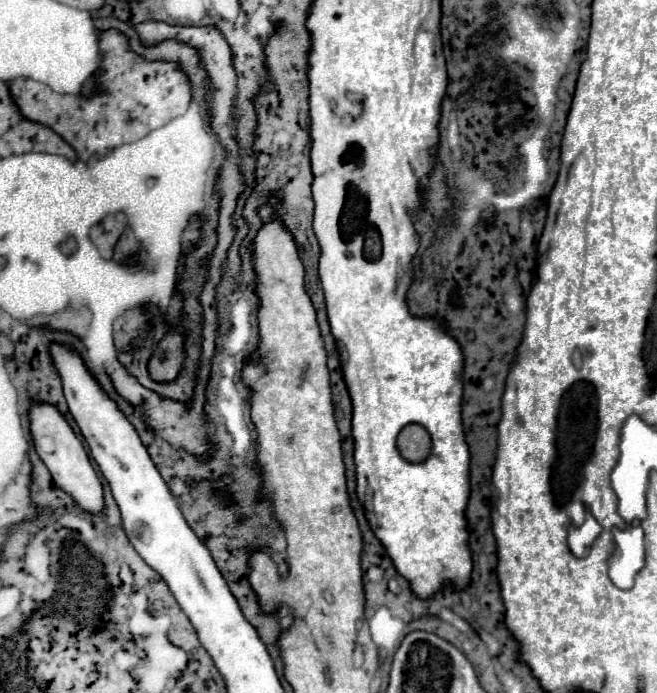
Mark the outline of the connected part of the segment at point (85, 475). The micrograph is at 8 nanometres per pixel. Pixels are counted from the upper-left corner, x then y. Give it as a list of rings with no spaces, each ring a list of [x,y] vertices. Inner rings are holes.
[[[33,401],[29,407],[29,423],[31,423],[31,437],[33,437],[35,451],[41,457],[41,461],[47,465],[49,473],[53,475],[53,481],[63,491],[67,491],[79,503],[79,507],[83,507],[85,511],[91,511],[91,513],[99,513],[103,509],[101,483],[97,479],[95,469],[89,463],[83,443],[77,439],[71,425],[61,415],[61,411],[51,403]]]

